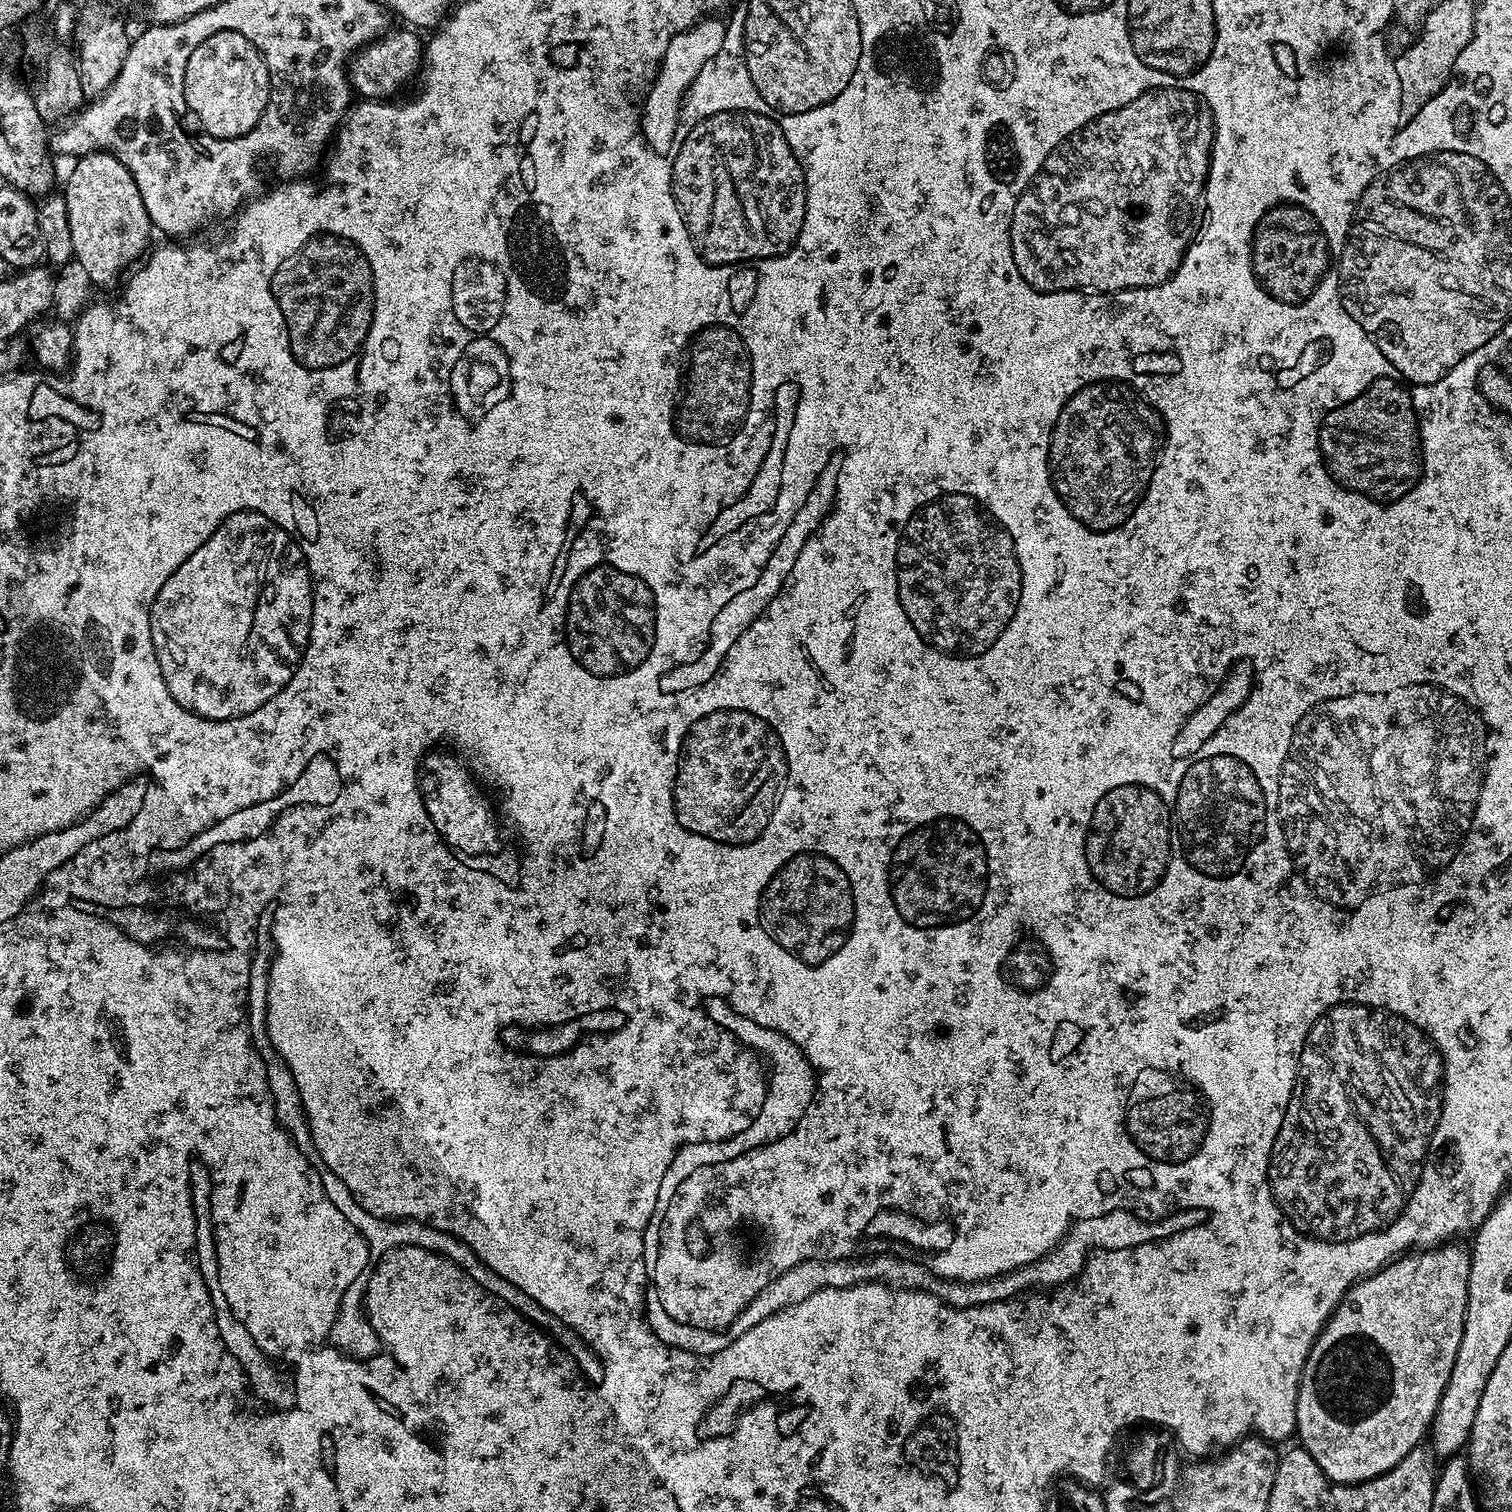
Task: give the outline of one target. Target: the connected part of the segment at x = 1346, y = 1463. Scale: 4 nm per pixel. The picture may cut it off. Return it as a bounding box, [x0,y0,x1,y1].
[1295,1242,1472,1484]

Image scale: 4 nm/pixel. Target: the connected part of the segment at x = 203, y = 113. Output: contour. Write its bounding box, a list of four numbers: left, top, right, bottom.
[186,67,268,146]

